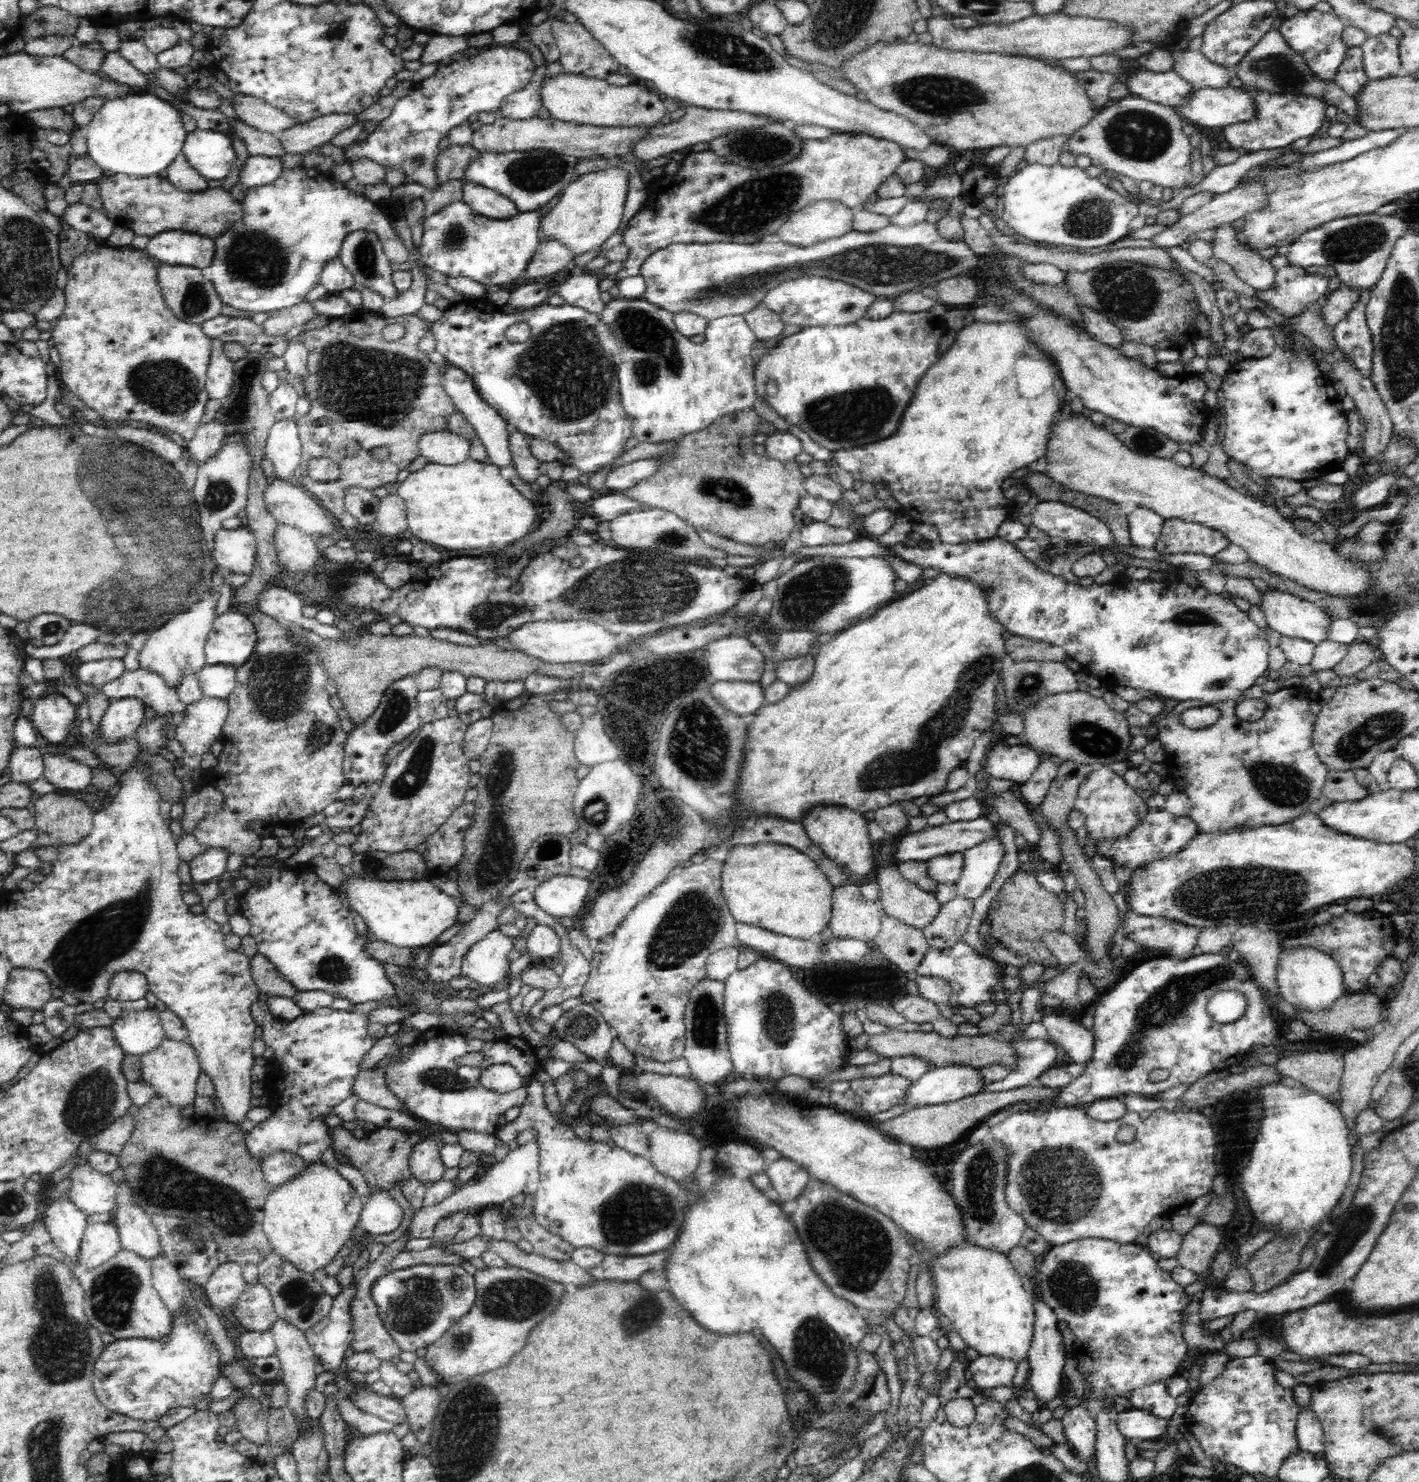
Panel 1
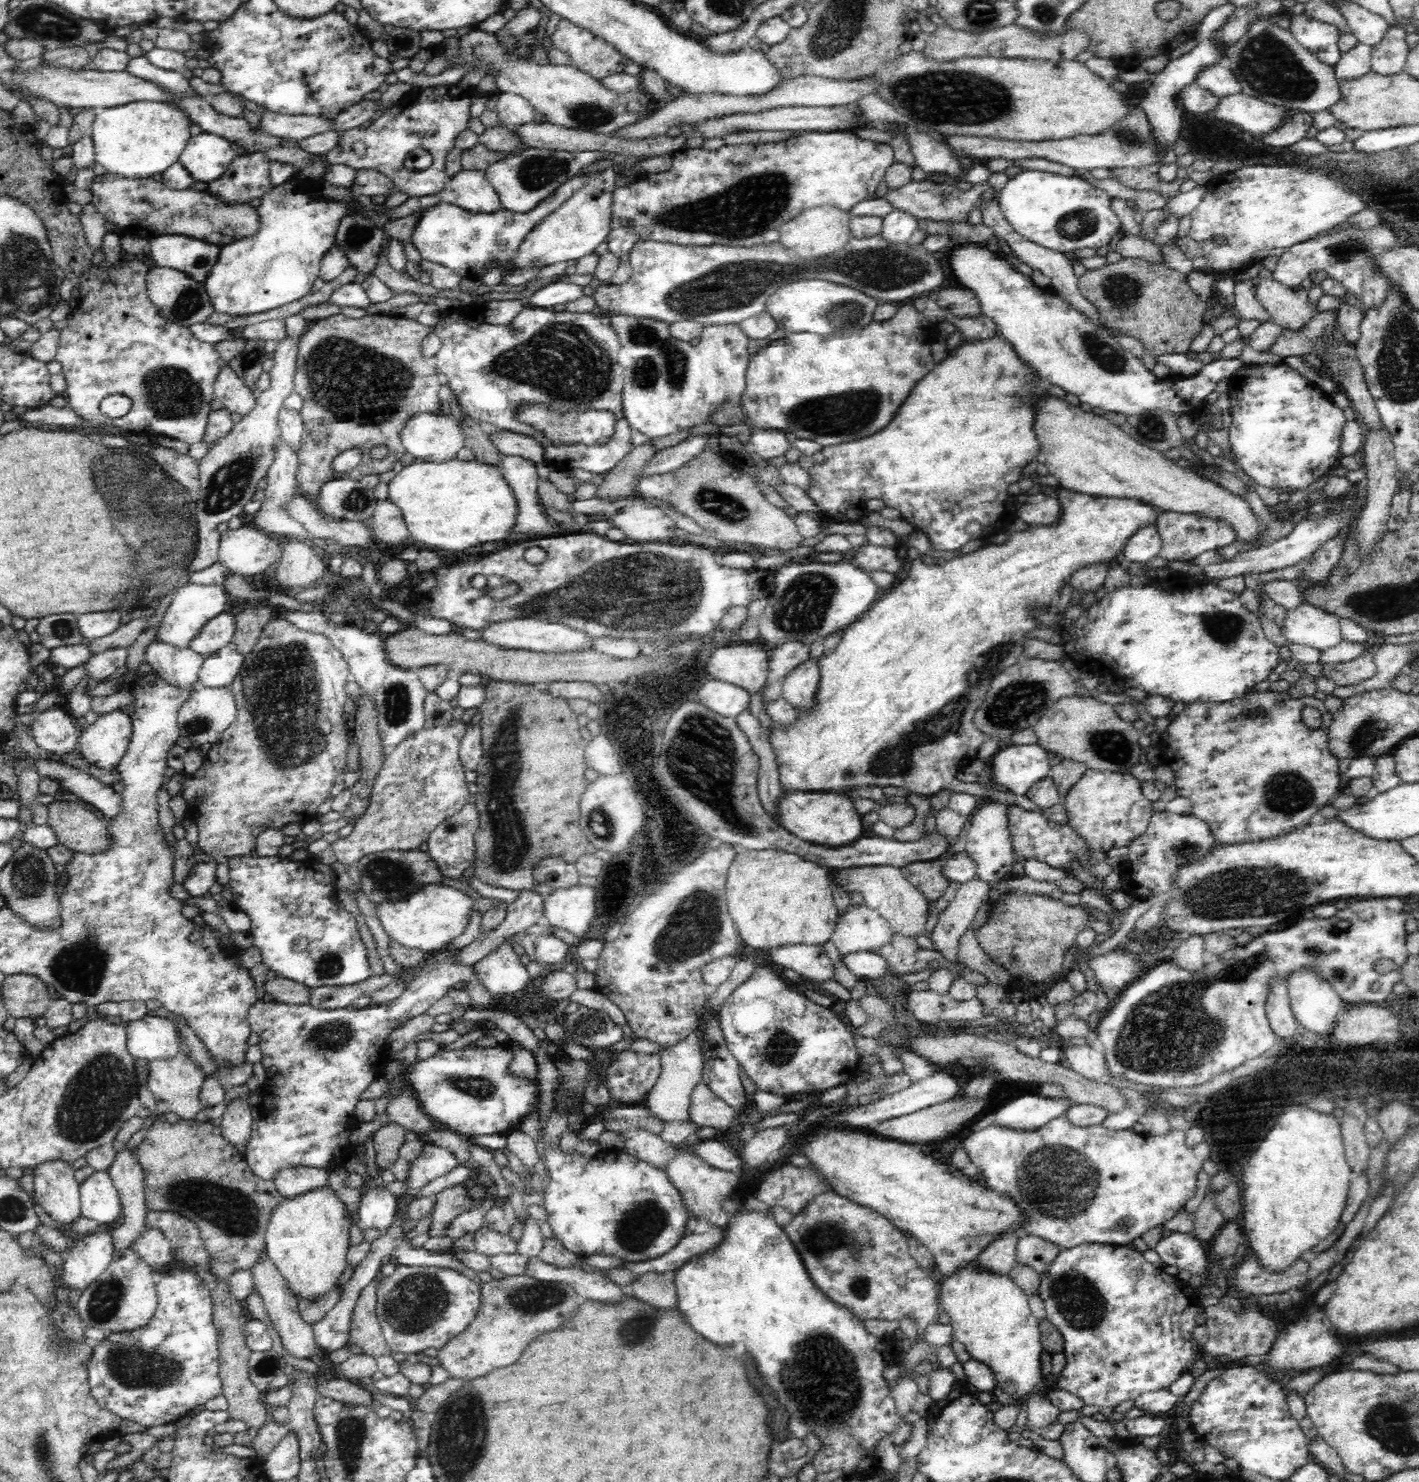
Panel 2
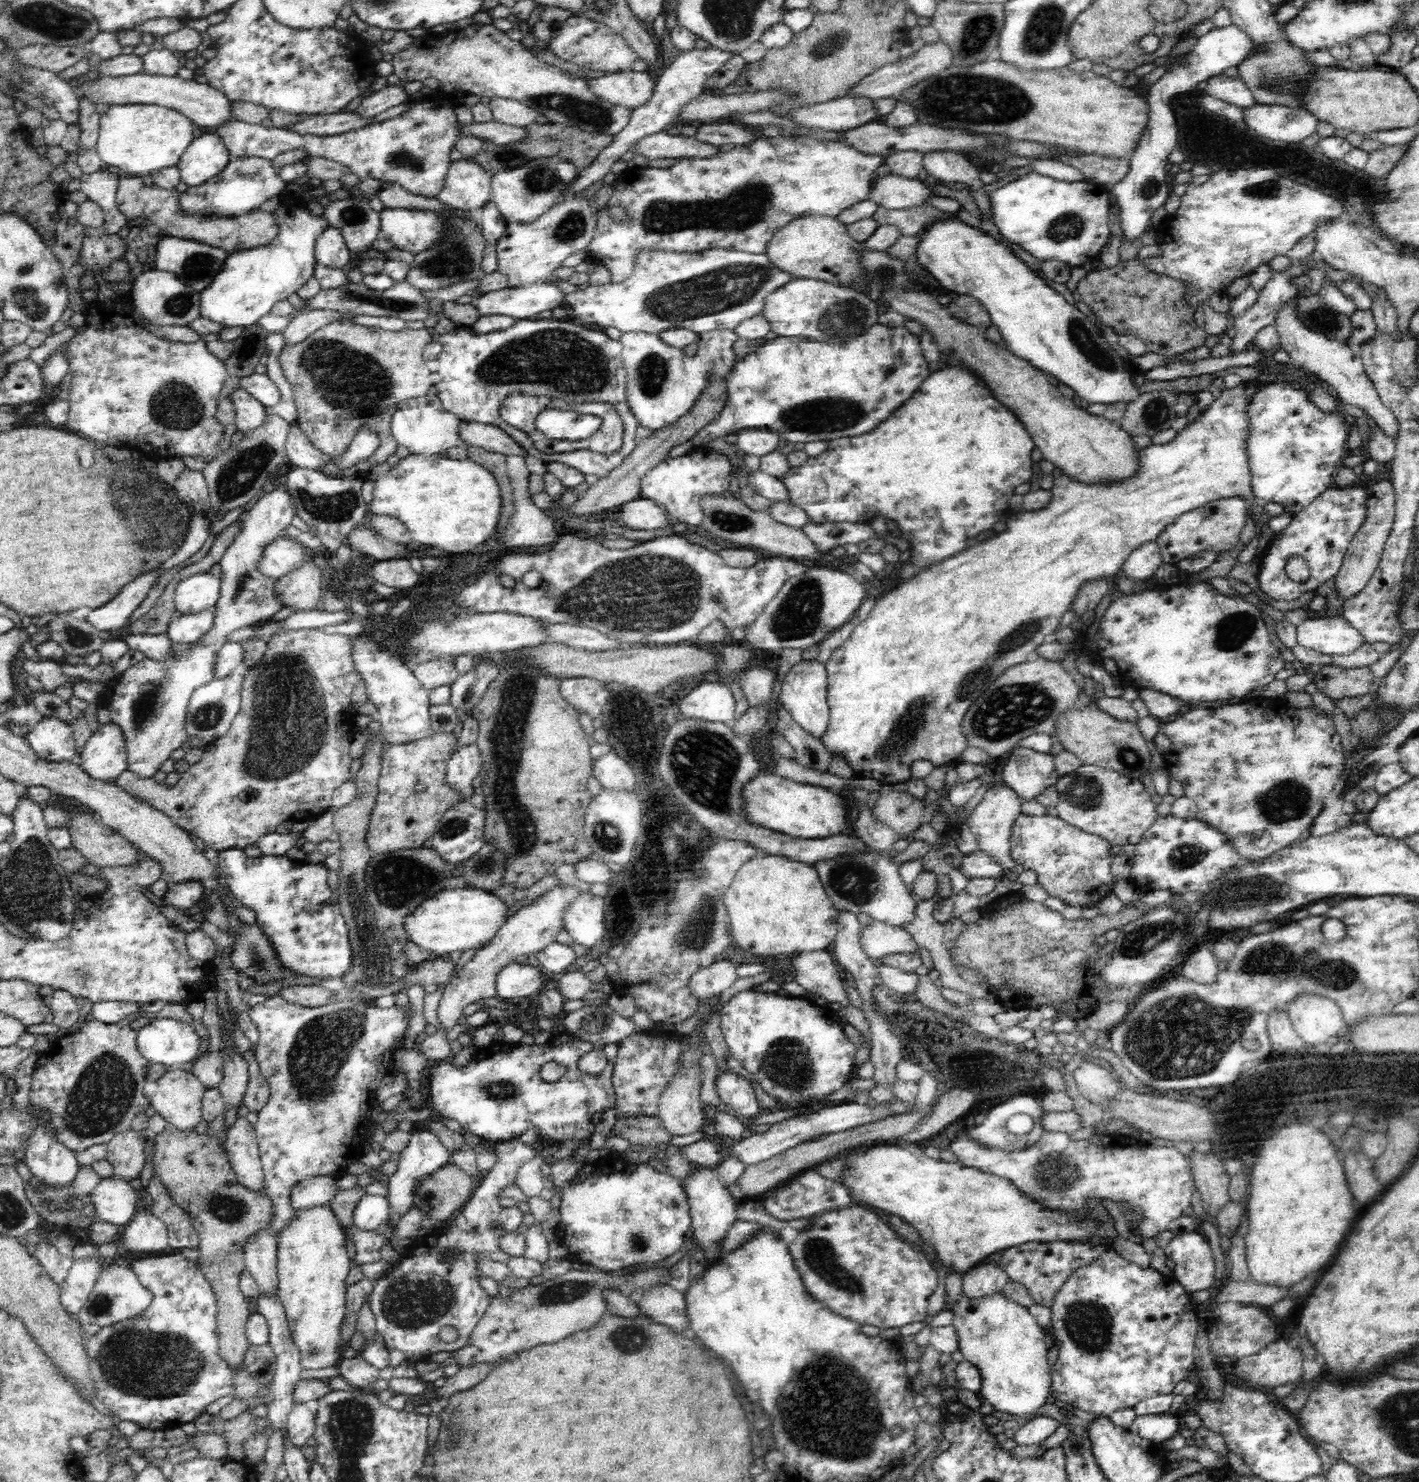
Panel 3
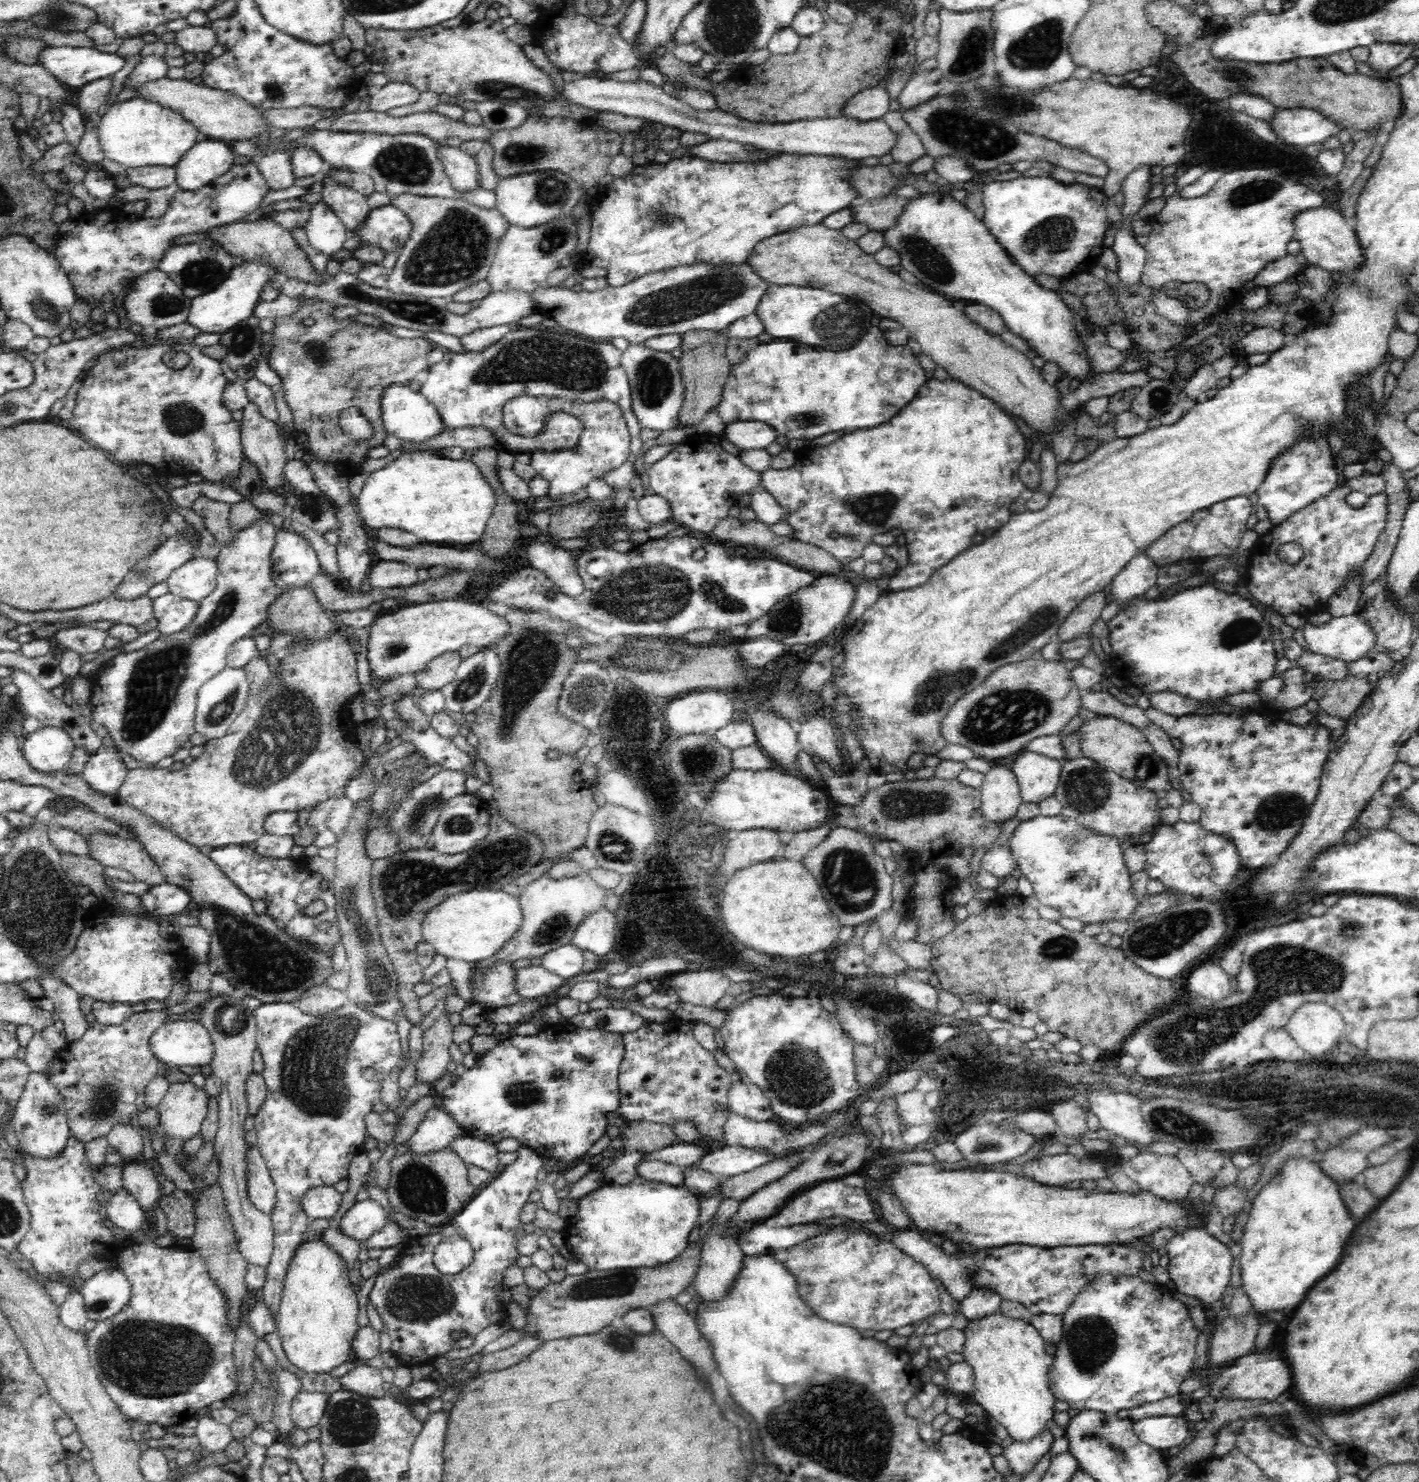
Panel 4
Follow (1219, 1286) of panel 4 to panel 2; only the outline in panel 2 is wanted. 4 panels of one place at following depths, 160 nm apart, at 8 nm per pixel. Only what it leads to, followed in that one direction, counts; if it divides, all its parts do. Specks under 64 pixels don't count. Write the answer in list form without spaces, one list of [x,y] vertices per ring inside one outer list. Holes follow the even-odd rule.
[[[1171,1233],[1162,1237],[1156,1252],[1165,1265],[1178,1266],[1179,1270],[1187,1270],[1191,1276],[1206,1276],[1208,1256],[1202,1243],[1192,1233]]]

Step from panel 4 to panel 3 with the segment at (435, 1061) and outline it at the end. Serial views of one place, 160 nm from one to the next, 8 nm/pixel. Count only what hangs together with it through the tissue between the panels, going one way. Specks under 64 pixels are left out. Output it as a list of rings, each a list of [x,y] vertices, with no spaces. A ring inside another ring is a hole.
[[[558,885],[548,889],[534,902],[528,903],[514,915],[508,917],[494,938],[486,946],[476,951],[474,957],[445,986],[438,1012],[436,1012],[438,1026],[448,1032],[459,1024],[460,1017],[467,1006],[476,1002],[493,1001],[493,997],[497,994],[495,982],[498,971],[502,970],[502,967],[508,966],[510,962],[514,962],[518,956],[535,955],[542,948],[546,948],[548,944],[556,942],[556,936],[563,928],[563,911],[580,894],[582,894],[582,890],[578,887]]]

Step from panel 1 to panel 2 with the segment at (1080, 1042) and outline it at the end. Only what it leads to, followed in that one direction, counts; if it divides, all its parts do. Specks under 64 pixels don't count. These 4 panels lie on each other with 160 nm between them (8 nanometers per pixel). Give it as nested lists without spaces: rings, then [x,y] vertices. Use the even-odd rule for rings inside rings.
[[[1090,1044],[1074,1046],[1074,1048],[1064,1046],[1064,1050],[1066,1050],[1066,1058],[1072,1064],[1072,1071],[1090,1081],[1105,1082],[1103,1079],[1106,1075],[1105,1058],[1100,1050],[1090,1048]]]

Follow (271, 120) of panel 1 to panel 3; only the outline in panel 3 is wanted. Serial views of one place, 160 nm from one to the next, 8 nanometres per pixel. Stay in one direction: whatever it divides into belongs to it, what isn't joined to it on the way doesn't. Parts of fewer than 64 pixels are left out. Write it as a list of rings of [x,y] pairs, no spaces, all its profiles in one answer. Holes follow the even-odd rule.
[[[344,111],[338,114],[313,115],[309,120],[288,126],[286,129],[298,134],[332,136],[372,124],[373,118],[360,118],[355,112]]]

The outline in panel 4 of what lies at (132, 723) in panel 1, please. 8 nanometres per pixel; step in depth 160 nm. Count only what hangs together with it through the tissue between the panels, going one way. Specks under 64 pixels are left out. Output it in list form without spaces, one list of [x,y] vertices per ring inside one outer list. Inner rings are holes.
[[[103,745],[89,757],[82,778],[90,788],[98,794],[118,796],[118,790],[124,782],[129,769],[124,765],[122,757],[112,746]]]

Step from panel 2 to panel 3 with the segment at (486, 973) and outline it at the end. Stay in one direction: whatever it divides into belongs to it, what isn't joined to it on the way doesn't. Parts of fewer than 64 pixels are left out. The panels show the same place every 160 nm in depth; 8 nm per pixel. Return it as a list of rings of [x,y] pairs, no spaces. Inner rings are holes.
[[[510,962],[508,966],[502,967],[502,970],[498,971],[498,976],[495,982],[495,989],[500,997],[500,1000],[512,1000],[523,999],[525,997],[531,997],[532,994],[538,995],[547,985],[552,983],[545,983],[542,977],[543,969],[540,966],[531,966],[527,964],[520,964]]]

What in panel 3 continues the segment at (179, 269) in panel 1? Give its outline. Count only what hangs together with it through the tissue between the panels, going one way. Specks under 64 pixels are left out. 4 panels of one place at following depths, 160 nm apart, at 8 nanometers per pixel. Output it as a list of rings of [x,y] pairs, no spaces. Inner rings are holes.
[[[150,269],[136,272],[131,288],[131,301],[138,314],[159,326],[188,326],[200,318],[201,292],[192,290],[177,277],[177,274]]]

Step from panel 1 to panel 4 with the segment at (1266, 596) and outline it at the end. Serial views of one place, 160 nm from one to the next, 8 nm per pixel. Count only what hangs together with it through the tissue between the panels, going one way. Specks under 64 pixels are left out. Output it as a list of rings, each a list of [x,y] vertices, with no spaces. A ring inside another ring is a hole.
[[[1356,615],[1332,617],[1328,622],[1301,626],[1313,654],[1342,660],[1347,664],[1362,659],[1374,649],[1376,637],[1368,622]]]

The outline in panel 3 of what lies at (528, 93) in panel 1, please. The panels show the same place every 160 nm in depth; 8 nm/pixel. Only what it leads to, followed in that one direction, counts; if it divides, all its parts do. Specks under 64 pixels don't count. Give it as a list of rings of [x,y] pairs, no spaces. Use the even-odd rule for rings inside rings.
[[[491,98],[485,100],[495,122],[511,126],[526,127],[535,123],[539,113],[532,108],[508,98]]]

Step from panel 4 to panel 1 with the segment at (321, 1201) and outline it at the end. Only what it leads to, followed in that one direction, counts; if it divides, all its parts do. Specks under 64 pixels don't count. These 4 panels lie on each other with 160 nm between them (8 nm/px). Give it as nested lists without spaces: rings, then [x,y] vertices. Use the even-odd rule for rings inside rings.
[[[278,1152],[264,1158],[261,1163],[264,1178],[272,1186],[280,1186],[296,1174],[306,1170],[306,1161],[294,1153]]]

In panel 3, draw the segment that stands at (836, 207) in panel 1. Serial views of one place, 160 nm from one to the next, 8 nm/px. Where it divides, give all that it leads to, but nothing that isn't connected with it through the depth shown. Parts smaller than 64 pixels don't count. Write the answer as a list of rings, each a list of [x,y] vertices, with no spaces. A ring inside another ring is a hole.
[[[810,214],[788,222],[768,241],[764,254],[769,258],[769,262],[792,274],[794,279],[813,278],[856,289],[858,280],[863,276],[862,261],[858,260],[862,254],[862,244],[849,235],[844,222],[832,215]]]

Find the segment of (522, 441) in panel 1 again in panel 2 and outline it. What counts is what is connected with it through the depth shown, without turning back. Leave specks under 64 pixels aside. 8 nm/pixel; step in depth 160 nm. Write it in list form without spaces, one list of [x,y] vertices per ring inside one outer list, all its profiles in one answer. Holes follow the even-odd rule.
[[[505,456],[501,469],[517,498],[518,520],[514,523],[510,539],[520,534],[542,538],[555,536],[558,528],[547,518],[544,506],[539,501],[537,490],[540,477],[536,473],[536,463],[520,456]]]

